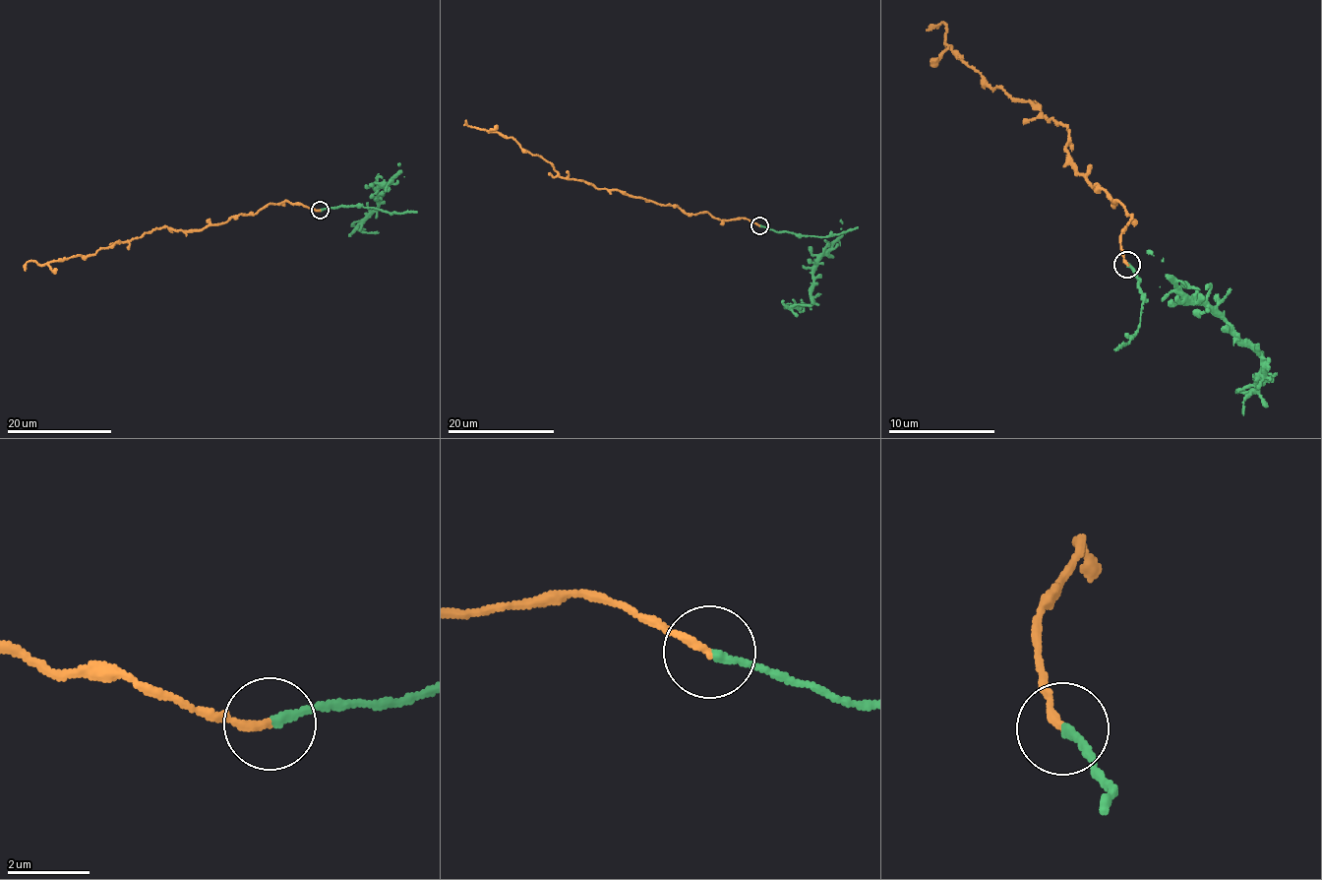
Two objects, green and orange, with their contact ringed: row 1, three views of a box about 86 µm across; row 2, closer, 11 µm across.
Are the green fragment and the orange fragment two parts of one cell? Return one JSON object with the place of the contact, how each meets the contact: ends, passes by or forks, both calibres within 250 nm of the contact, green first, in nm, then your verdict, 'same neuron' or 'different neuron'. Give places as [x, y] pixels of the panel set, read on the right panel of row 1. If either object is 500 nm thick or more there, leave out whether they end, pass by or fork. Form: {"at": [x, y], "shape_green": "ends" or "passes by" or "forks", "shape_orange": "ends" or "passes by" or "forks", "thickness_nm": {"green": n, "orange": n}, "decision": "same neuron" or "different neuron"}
{"at": [1127, 264], "shape_green": "ends", "shape_orange": "ends", "thickness_nm": {"green": 200, "orange": 200}, "decision": "same neuron"}

